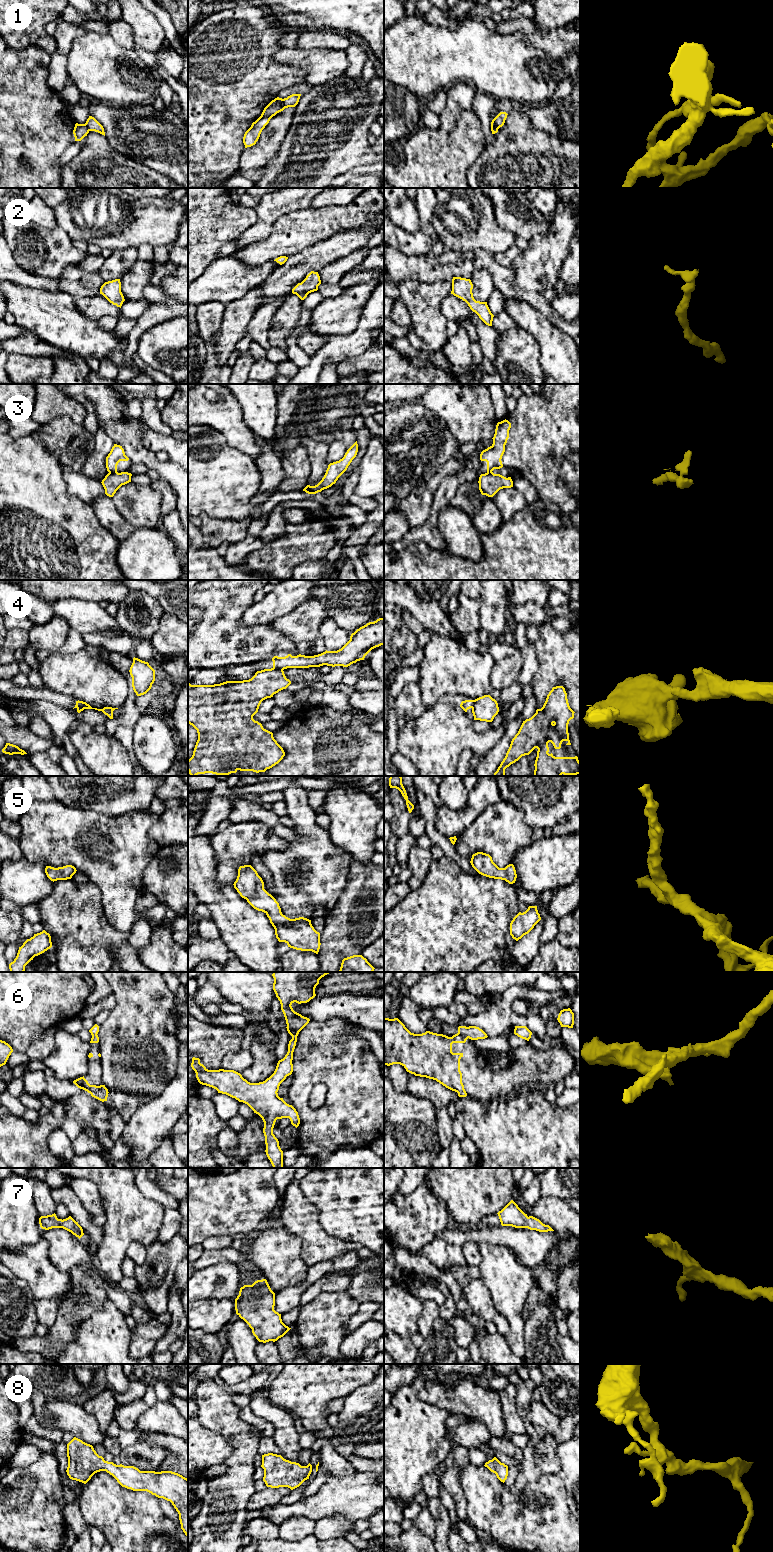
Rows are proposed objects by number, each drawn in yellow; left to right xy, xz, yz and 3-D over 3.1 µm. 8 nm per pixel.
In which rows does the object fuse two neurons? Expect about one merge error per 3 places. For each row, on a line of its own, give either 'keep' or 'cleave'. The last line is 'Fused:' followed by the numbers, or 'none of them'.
1: cleave
2: keep
3: cleave
4: cleave
5: keep
6: cleave
7: keep
8: keep
Fused: 1, 3, 4, 6

